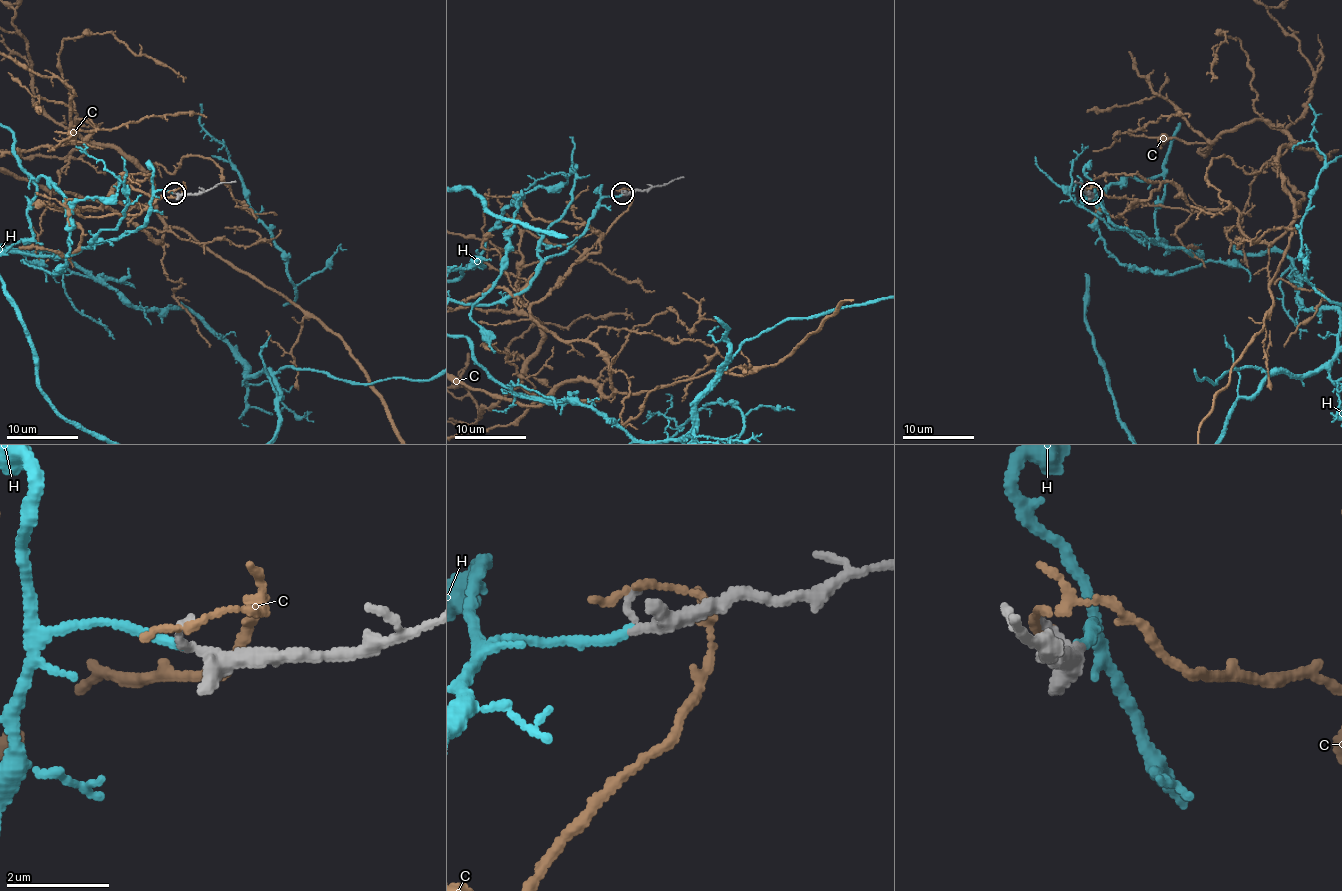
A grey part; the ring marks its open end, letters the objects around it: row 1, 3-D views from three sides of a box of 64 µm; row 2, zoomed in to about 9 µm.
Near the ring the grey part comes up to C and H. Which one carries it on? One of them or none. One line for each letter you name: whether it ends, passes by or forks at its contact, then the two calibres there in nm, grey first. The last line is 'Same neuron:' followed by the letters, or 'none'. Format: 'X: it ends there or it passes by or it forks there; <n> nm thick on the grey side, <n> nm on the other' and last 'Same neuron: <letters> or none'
H: it ends there; 400 nm thick on the grey side, 170 nm on the other
Same neuron: H

